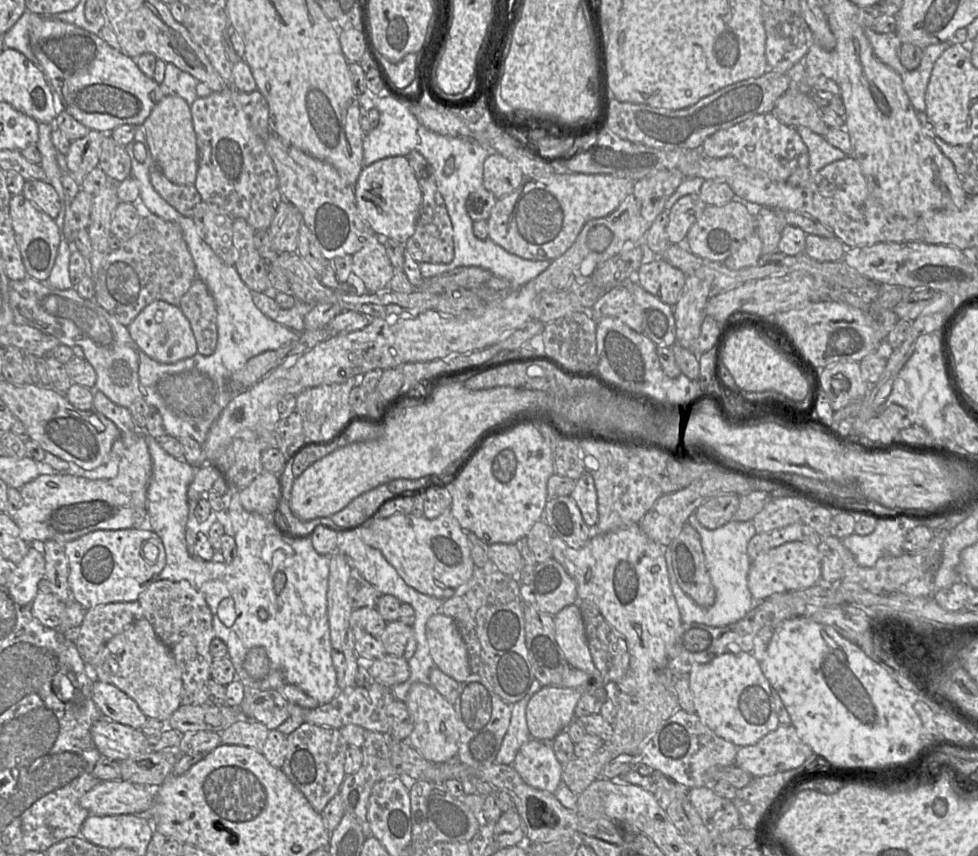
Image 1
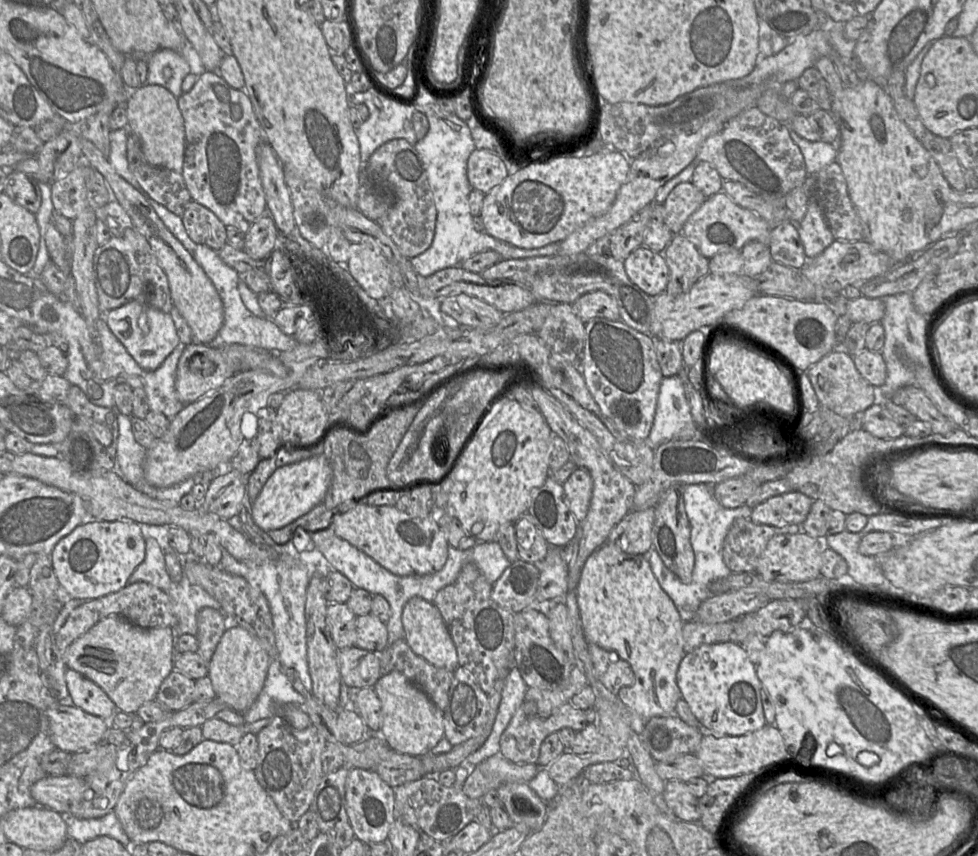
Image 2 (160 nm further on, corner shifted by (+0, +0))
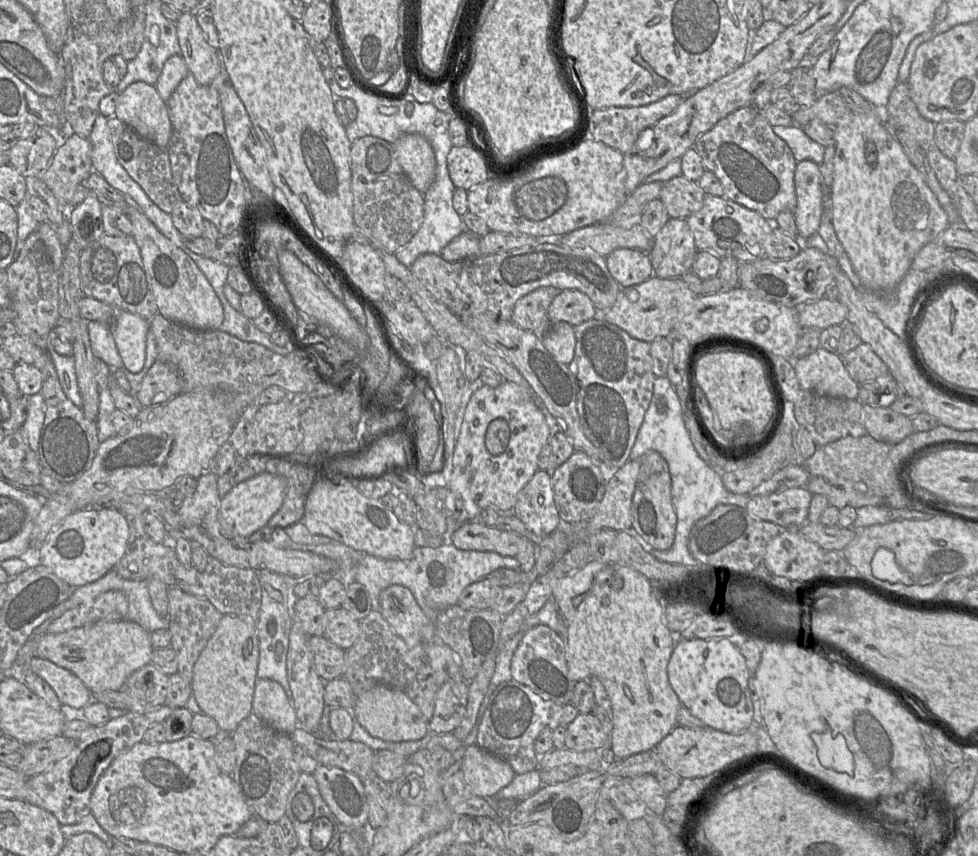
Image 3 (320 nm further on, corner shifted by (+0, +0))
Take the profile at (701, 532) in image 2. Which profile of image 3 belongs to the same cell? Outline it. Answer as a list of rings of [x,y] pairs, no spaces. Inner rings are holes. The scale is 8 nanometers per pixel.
[[[666,377],[656,378],[654,381],[653,397],[645,413],[643,423],[629,455],[629,460],[637,460],[649,451],[658,452],[668,464],[672,482],[672,503],[677,516],[674,543],[668,550],[661,551],[654,549],[643,540],[633,527],[621,531],[625,531],[646,552],[660,561],[684,566],[703,566],[689,550],[689,535],[693,526],[718,505],[730,504],[746,508],[751,496],[749,494],[729,492],[723,484],[721,473],[714,470],[700,458],[686,429],[684,408],[681,406],[676,394],[675,386]]]

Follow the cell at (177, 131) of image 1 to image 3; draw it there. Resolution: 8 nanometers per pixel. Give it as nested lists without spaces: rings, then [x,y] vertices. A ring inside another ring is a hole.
[[[145,82],[129,85],[118,96],[115,115],[141,137],[160,148],[168,148],[172,125],[167,103],[154,85]]]

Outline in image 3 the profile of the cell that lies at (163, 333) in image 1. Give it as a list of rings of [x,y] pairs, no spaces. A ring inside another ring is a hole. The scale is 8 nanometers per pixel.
[[[90,297],[82,298],[78,307],[86,320],[98,321],[109,327],[124,367],[131,373],[139,373],[146,359],[149,321]]]

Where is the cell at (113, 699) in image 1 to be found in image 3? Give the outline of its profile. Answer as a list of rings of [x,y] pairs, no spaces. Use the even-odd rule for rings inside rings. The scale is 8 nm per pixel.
[[[33,657],[28,668],[49,684],[62,706],[81,710],[93,701],[92,691],[77,676],[52,661]]]

